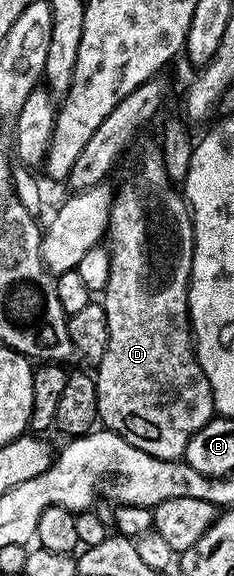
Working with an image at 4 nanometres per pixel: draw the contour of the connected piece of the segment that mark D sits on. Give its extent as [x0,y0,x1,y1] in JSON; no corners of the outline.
[94,151,216,460]

